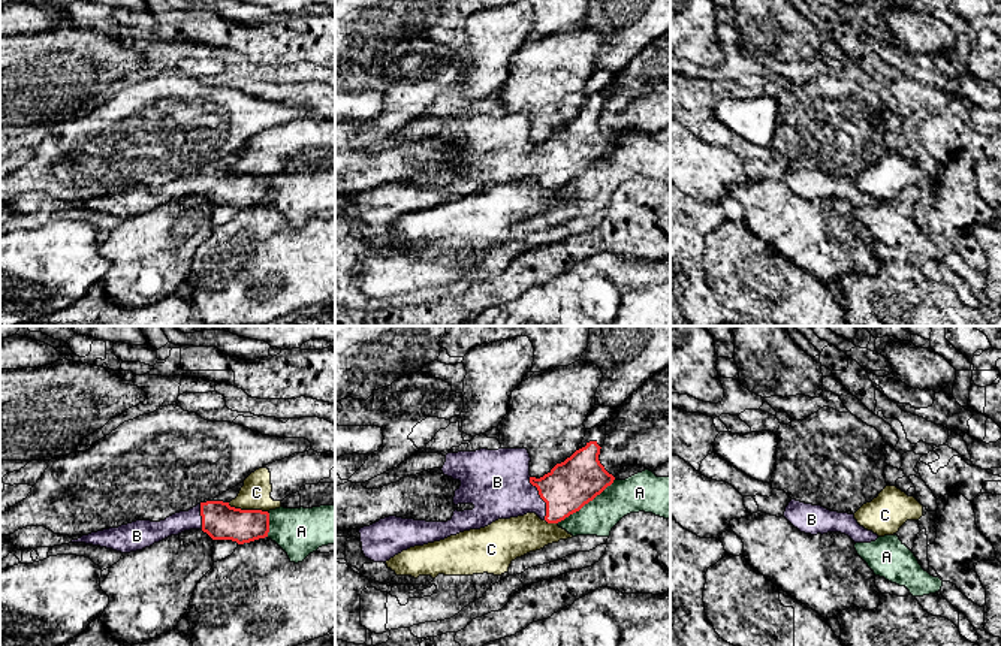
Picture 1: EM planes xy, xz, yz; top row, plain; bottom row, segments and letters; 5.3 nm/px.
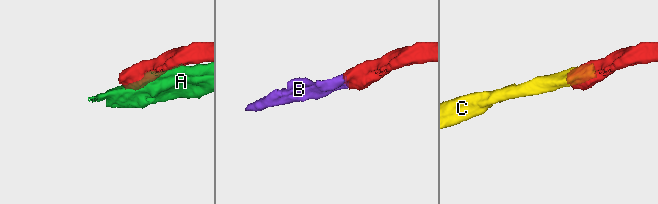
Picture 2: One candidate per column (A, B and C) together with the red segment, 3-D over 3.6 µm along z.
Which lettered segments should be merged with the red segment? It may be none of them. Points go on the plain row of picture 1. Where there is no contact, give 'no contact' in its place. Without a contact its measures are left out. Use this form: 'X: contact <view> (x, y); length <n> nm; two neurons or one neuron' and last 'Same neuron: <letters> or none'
A: contact xz (585, 168); length 400 nm; two neurons
B: contact xz (540, 162); length 260 nm; one neuron
C: contact xy (247, 175); length 220 nm; two neurons
Same neuron: B

